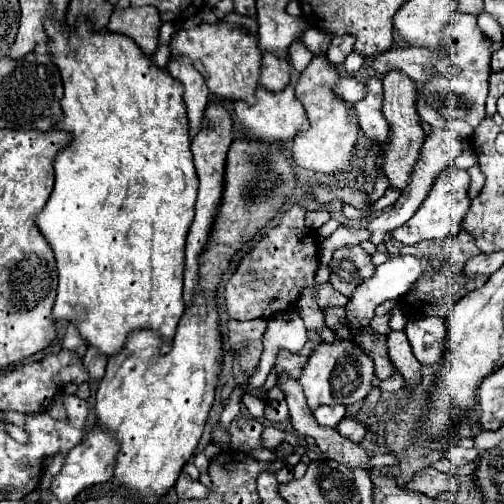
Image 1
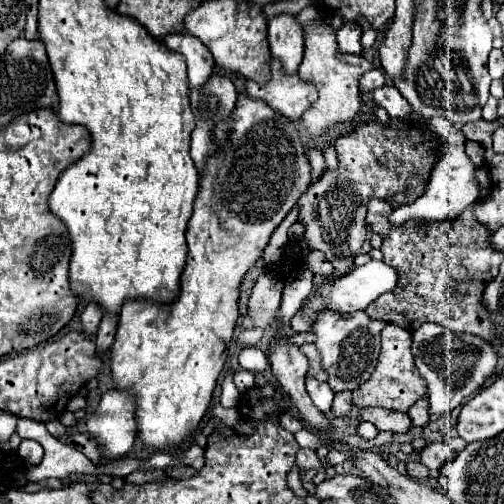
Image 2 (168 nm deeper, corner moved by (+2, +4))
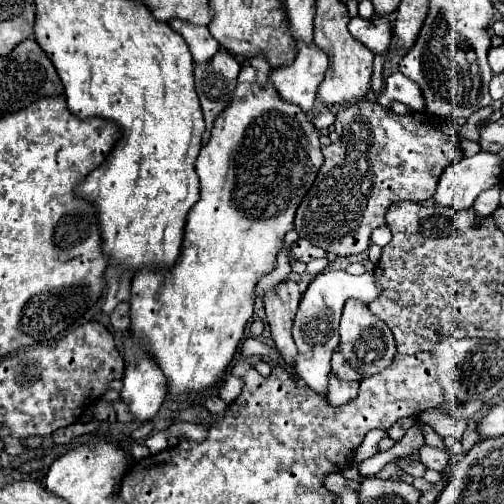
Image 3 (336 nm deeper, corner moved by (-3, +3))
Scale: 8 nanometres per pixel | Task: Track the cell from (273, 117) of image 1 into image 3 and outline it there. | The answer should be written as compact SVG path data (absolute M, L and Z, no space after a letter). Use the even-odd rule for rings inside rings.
M297 45L297 57L287 69L271 71L269 79L279 97L299 105L303 113L311 111L319 85L327 71L327 57L315 45Z

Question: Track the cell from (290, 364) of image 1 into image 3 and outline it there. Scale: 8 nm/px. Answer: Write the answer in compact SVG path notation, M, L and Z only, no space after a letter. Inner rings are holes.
M334 355L334 357L331 360L331 372L335 374L337 377L339 377L339 379L357 381L361 381L361 379L363 379L363 377L361 377L361 375L357 373L357 371L353 371L353 369L351 369L351 367L347 365L347 361L345 361L343 355L342 357L335 356L337 355Z

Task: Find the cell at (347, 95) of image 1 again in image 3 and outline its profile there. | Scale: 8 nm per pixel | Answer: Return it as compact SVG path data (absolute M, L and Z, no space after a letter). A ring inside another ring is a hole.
M391 73L385 79L385 89L379 93L377 101L389 109L393 101L399 101L415 111L423 111L423 97L419 97L419 89L415 89L413 81L407 81L401 73Z

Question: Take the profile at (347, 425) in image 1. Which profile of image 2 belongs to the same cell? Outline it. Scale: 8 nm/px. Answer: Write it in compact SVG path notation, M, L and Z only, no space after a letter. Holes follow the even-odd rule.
M338 392L334 396L334 404L332 404L332 412L336 416L348 416L352 410L352 394L350 392Z

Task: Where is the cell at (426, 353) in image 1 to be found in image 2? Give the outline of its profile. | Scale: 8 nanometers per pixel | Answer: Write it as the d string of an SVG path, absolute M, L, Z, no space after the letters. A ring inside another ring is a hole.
M422 324L412 334L412 354L416 358L416 368L428 384L428 402L430 402L430 418L438 420L442 414L452 412L462 406L466 398L478 394L484 382L494 374L498 362L498 350L492 342L484 338L476 338L472 334L456 334L440 324Z

